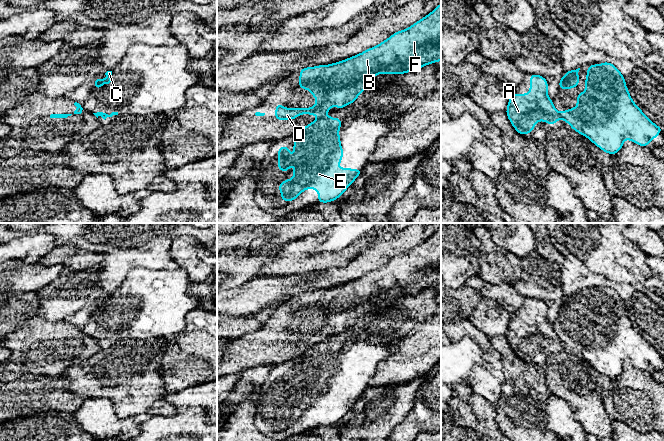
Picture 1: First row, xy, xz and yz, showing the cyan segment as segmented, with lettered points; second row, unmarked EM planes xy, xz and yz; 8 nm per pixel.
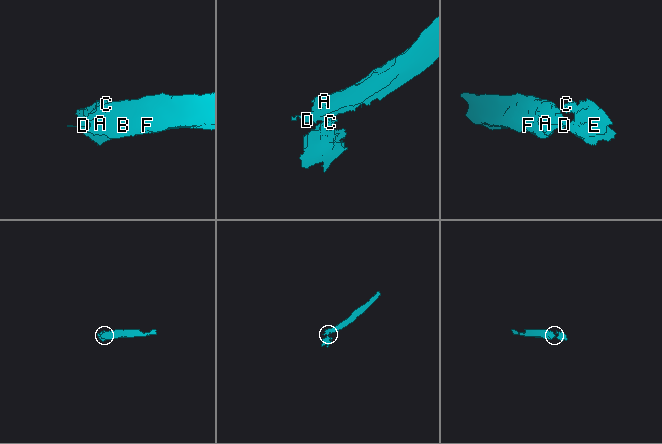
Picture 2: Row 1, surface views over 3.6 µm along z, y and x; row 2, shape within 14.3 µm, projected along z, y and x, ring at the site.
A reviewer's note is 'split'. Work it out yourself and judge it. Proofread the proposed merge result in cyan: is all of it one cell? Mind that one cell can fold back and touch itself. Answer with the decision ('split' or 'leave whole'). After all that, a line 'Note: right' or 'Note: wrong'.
split
Note: right

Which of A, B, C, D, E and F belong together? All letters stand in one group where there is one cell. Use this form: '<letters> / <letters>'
A B D F / C E

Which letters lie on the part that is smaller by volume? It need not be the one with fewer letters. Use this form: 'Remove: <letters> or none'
Remove: C, E

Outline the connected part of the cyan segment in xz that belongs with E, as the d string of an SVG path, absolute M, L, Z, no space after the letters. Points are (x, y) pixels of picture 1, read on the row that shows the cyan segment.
M318 118L294 137L294 178L280 182L281 200L295 200L306 189L318 190L318 202L338 199L362 169L339 168L343 148L338 132L342 118Z

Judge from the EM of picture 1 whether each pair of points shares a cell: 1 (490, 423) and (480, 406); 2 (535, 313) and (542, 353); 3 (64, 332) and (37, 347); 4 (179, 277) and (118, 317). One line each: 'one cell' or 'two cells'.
1: one cell
2: one cell
3: one cell
4: one cell

